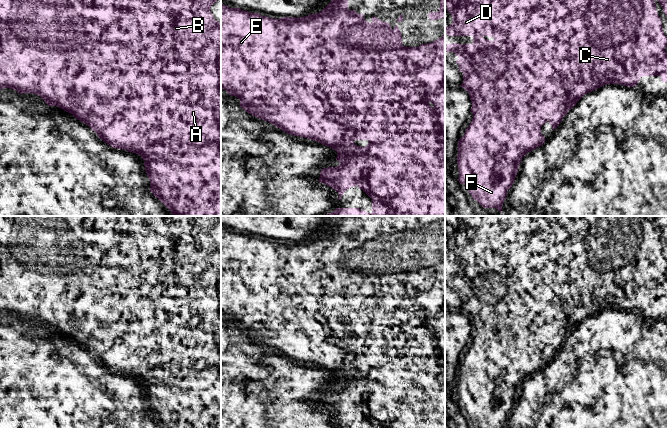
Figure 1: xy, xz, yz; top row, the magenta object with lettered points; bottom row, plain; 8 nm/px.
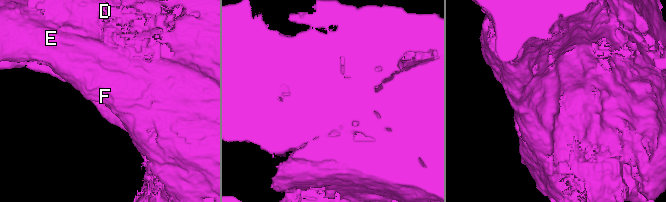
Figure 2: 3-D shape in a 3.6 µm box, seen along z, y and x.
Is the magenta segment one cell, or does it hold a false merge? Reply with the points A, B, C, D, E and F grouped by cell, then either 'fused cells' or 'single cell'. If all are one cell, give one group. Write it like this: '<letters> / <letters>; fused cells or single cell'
A B C D E F; single cell

